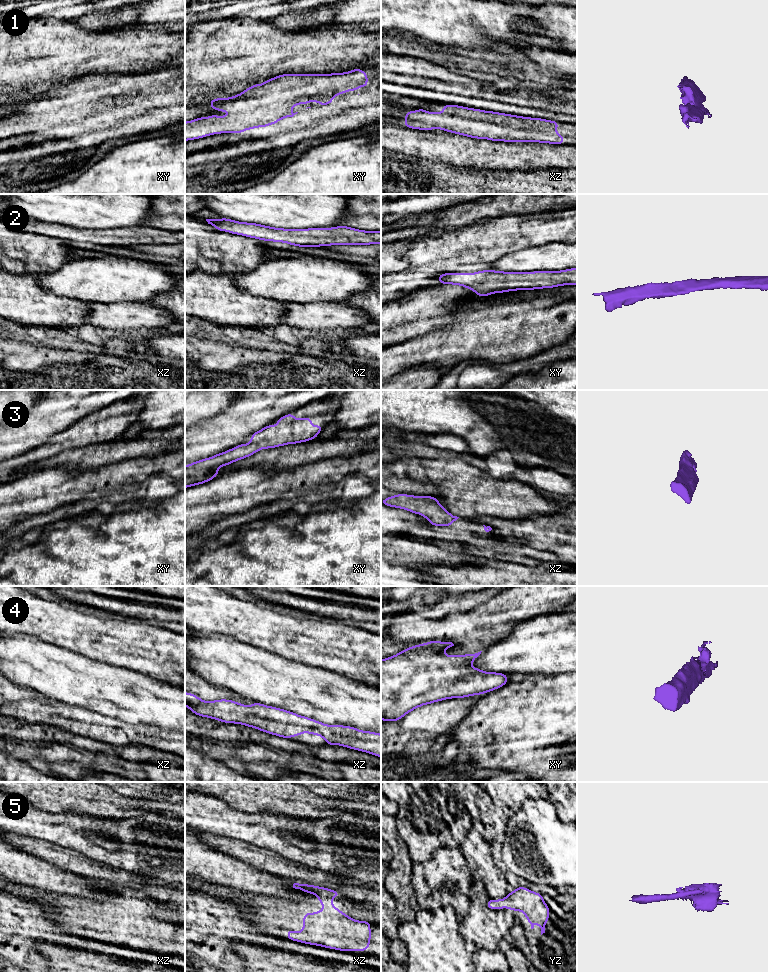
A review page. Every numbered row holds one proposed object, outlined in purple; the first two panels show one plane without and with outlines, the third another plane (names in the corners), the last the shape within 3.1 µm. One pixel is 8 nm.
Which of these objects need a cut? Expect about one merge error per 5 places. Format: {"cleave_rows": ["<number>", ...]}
{"cleave_rows": []}

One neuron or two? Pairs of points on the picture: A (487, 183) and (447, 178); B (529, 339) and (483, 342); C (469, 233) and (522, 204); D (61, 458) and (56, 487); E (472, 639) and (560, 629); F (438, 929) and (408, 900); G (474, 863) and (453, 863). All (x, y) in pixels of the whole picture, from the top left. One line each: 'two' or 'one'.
A: one
B: one
C: two
D: two
E: two
F: two
G: two

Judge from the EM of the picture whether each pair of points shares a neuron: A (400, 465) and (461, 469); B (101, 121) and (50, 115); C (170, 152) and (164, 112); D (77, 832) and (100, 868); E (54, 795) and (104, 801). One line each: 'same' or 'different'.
A: same
B: same
C: different
D: different
E: same

